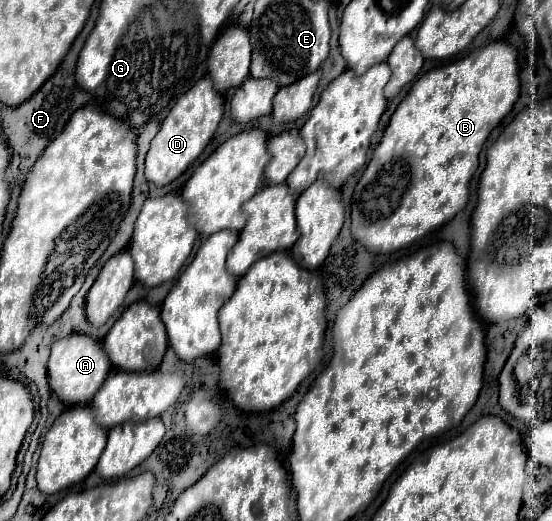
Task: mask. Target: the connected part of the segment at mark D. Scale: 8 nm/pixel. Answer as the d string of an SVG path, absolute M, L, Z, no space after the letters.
M203 77L185 93L169 111L165 121L161 123L159 133L151 141L151 149L147 151L145 161L145 177L147 181L155 185L169 185L175 181L207 147L211 141L219 121L223 117L223 97L213 89L213 81L209 77Z

